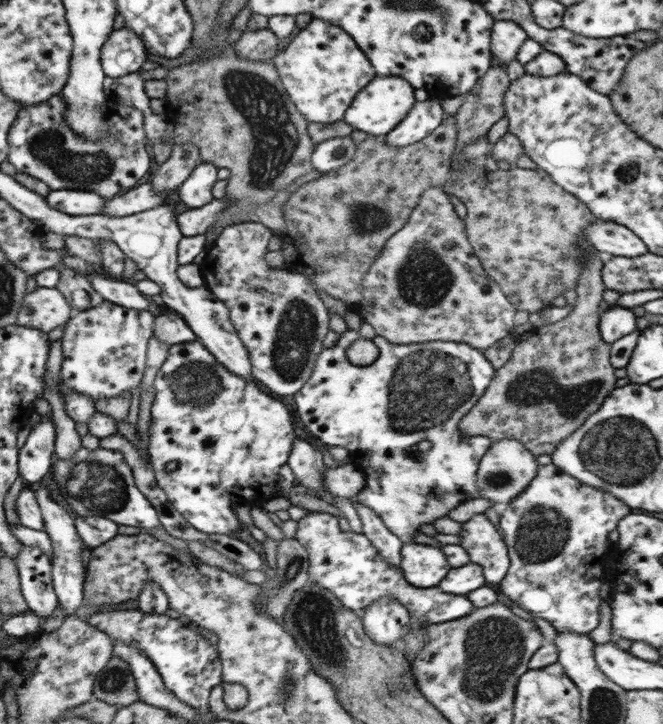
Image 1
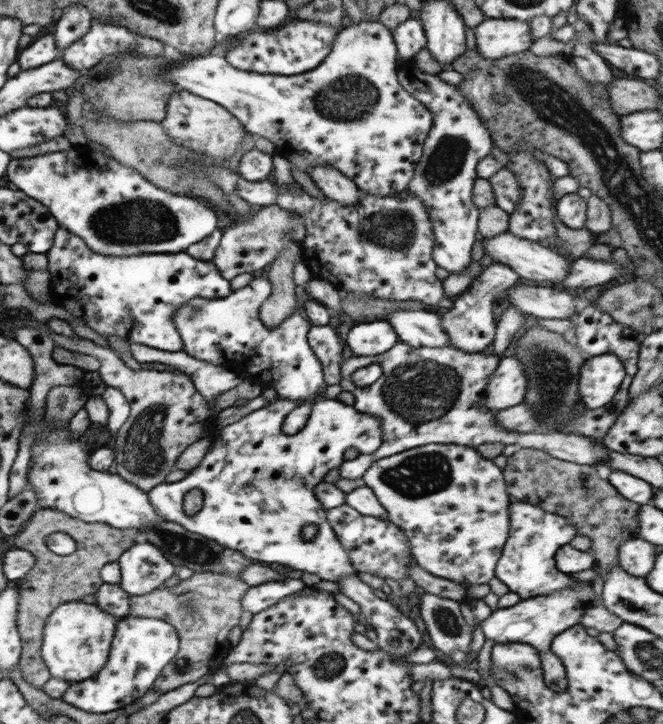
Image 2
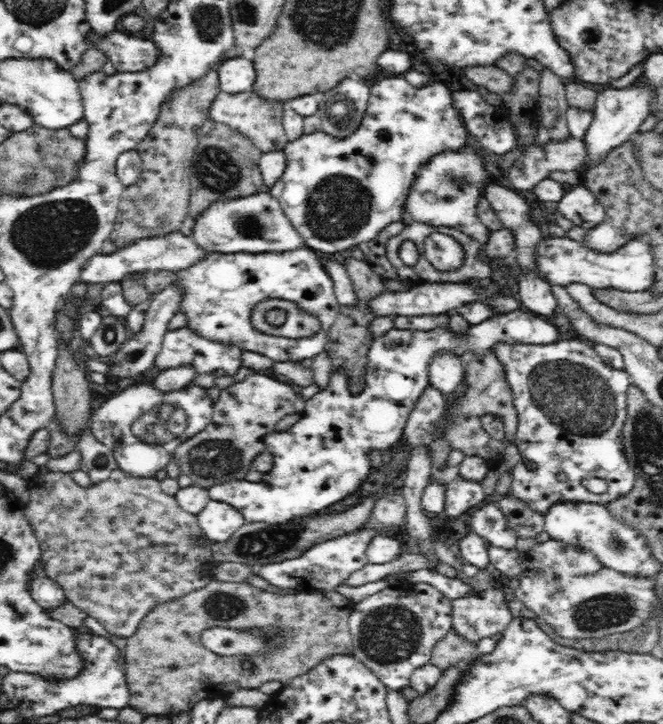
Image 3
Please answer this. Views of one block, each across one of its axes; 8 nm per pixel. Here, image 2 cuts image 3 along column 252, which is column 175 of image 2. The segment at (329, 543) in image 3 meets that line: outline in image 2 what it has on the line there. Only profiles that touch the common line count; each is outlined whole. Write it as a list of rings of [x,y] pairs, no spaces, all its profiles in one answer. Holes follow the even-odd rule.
[[[136,541],[117,560],[121,568],[119,586],[131,596],[143,596],[164,587],[177,567],[149,541]]]

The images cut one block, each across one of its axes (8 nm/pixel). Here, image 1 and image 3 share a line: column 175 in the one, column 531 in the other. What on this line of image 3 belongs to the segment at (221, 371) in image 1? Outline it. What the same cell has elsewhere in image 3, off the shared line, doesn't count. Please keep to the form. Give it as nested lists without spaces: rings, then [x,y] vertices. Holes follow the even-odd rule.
[[[582,338],[556,341],[552,344],[504,344],[490,348],[502,361],[506,383],[512,389],[513,403],[518,415],[514,442],[524,462],[513,468],[512,486],[508,497],[522,500],[534,511],[545,514],[557,502],[608,504],[629,494],[634,488],[636,474],[625,456],[622,440],[627,419],[627,392],[630,375],[624,369],[606,364],[594,350],[593,344]],[[601,478],[608,483],[604,494],[592,494],[584,486],[584,479]]]

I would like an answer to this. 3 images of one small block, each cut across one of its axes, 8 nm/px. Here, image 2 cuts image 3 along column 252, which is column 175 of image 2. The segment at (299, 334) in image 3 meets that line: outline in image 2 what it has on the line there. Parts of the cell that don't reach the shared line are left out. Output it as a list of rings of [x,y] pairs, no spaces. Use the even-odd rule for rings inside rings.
[[[264,277],[253,278],[247,286],[233,290],[224,299],[203,299],[196,297],[190,302],[178,307],[173,312],[173,321],[183,342],[183,350],[195,359],[206,361],[234,371],[242,381],[258,383],[263,388],[276,388],[278,396],[299,405],[292,409],[282,423],[282,430],[288,436],[300,432],[305,427],[310,416],[311,404],[316,397],[325,397],[325,383],[322,363],[313,353],[307,341],[311,322],[301,317],[297,310],[289,316],[278,328],[266,328],[259,317],[261,304],[271,295],[271,282]]]

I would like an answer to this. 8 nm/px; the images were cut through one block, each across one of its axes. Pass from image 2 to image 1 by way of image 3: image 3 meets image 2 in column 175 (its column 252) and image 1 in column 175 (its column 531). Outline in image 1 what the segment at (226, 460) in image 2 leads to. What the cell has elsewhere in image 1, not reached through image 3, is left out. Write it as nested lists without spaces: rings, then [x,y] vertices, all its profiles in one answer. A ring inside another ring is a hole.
[[[171,311],[161,315],[156,314],[153,336],[169,346],[197,340],[196,334],[192,332],[184,317]]]

